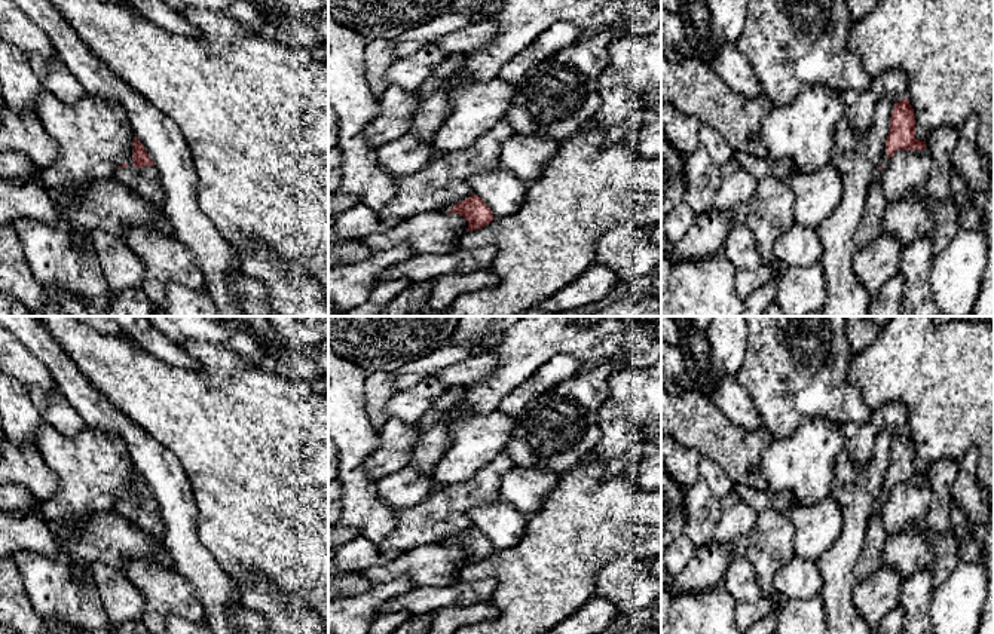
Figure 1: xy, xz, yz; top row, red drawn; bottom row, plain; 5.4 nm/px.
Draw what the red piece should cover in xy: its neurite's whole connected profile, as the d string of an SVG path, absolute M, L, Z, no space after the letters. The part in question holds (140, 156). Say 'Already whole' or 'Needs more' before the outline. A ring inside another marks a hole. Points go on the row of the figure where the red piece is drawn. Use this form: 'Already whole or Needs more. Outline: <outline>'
Needs more. Outline: M134 137L132 159L116 169L114 178L155 209L163 208L166 195L160 186L159 171L138 138Z

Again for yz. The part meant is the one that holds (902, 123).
Needs more. Outline: M908 98L896 102L893 107L886 150L883 153L880 166L874 172L874 180L881 181L883 172L889 165L889 159L897 150L926 150L926 141L915 138L915 116Z

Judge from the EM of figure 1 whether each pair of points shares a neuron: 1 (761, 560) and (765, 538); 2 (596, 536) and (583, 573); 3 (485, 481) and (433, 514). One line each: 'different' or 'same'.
1: same
2: same
3: same

